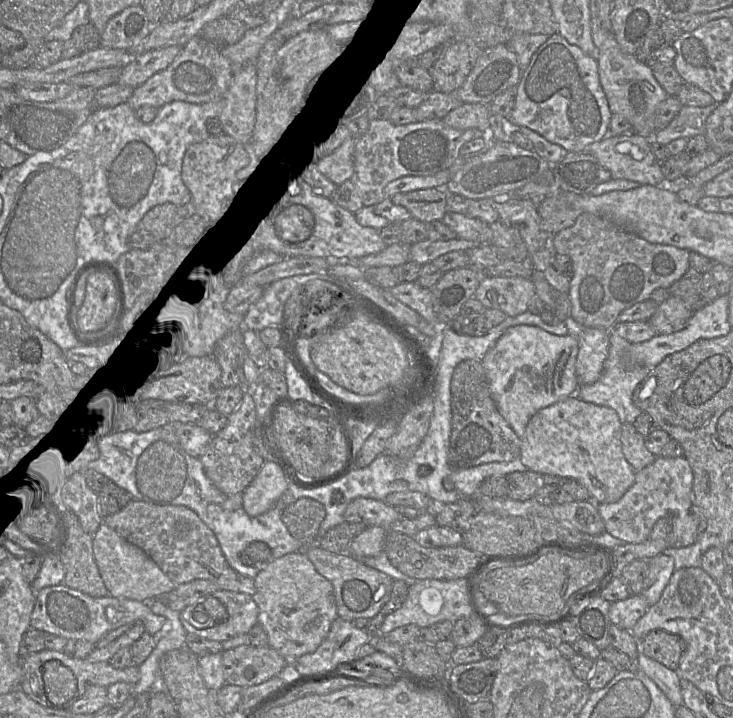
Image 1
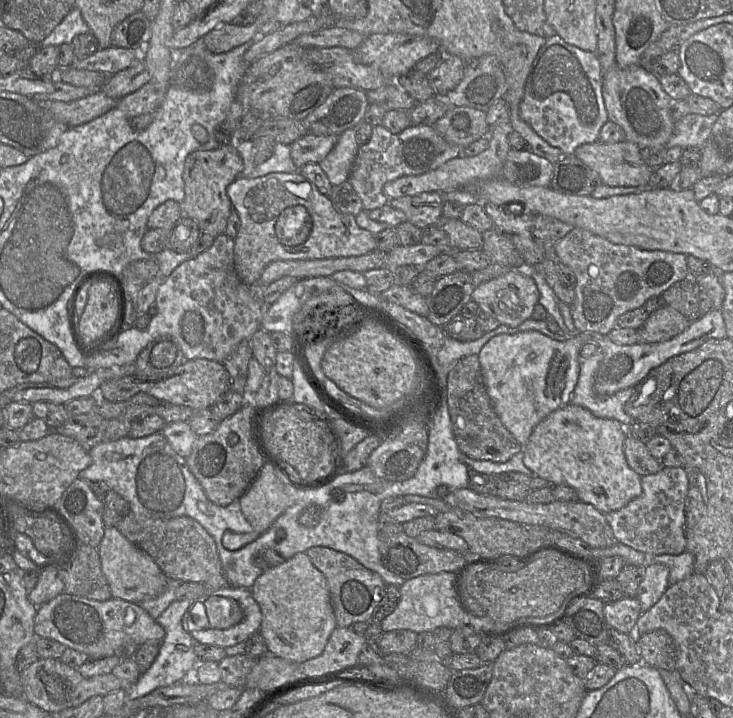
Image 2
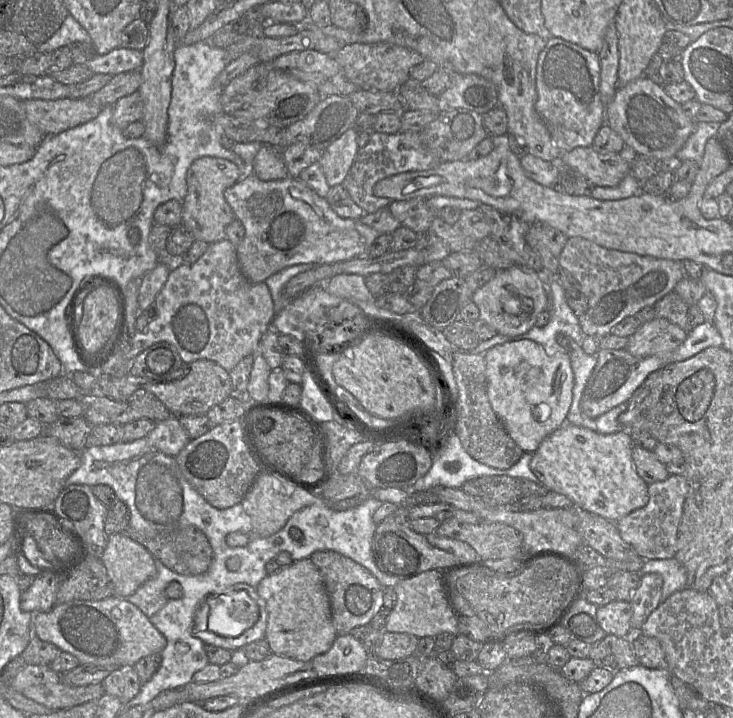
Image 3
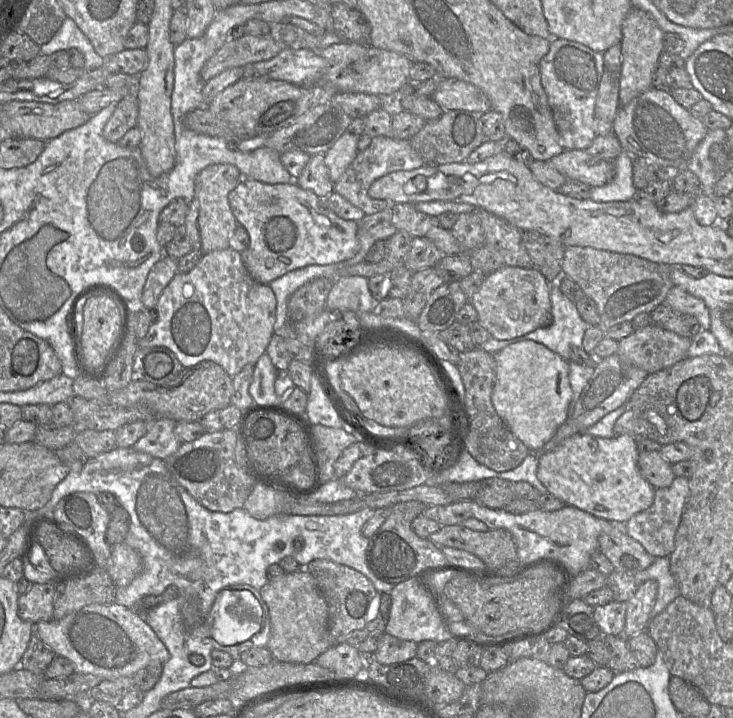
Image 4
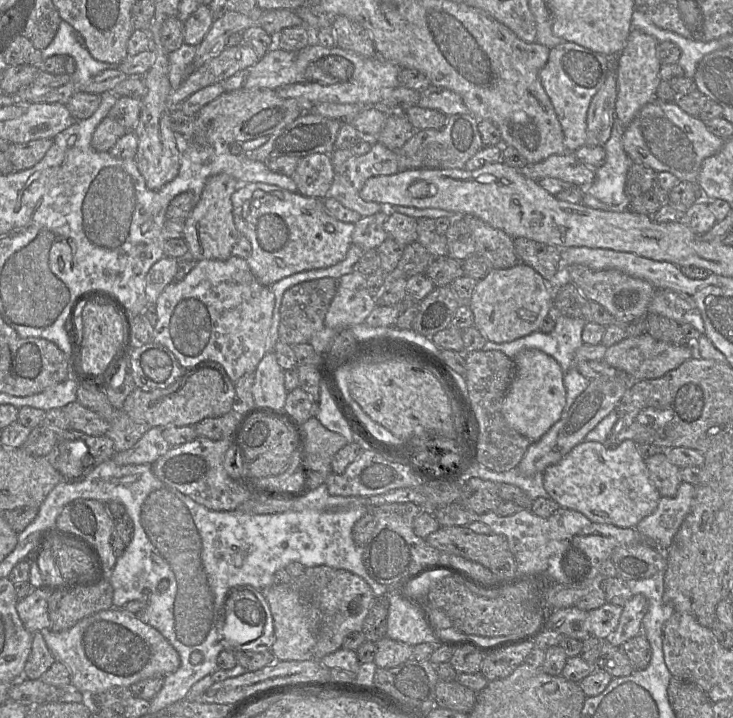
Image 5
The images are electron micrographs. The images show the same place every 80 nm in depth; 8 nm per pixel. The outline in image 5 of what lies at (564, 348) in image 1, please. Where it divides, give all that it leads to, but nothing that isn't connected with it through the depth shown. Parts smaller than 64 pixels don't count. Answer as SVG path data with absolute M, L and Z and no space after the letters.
M526 349L514 358L515 374L502 404L508 425L531 442L539 440L562 417L566 402L564 372L551 356L538 349Z

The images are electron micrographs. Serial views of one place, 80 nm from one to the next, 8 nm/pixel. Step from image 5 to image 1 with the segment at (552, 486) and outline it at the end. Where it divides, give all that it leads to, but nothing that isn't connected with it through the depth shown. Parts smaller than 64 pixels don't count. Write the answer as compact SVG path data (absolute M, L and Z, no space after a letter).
M573 395L539 410L531 417L521 438L519 457L531 472L576 480L588 490L590 500L596 504L614 503L634 484L637 472L623 454L621 429L622 423L613 409L584 402Z

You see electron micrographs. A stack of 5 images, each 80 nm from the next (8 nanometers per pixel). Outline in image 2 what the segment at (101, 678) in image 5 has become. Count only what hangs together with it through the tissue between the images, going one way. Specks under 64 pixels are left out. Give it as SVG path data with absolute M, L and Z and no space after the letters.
M61 593L37 607L34 618L37 638L48 638L85 653L90 659L131 655L144 643L160 643L165 629L138 603L111 598L106 601Z

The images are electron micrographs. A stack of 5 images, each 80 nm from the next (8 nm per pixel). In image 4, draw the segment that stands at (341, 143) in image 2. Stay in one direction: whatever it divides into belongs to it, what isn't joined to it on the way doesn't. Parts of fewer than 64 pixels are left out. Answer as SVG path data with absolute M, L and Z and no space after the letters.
M345 131L334 145L324 153L324 162L330 179L335 183L358 154L358 137Z

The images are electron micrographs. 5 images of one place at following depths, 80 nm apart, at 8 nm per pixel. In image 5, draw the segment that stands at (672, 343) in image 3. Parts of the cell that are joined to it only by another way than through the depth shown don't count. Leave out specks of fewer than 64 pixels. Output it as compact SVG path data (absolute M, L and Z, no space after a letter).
M645 332L638 336L626 337L609 347L603 361L617 370L626 372L631 379L641 381L660 378L691 357L692 350L689 346L660 341Z

